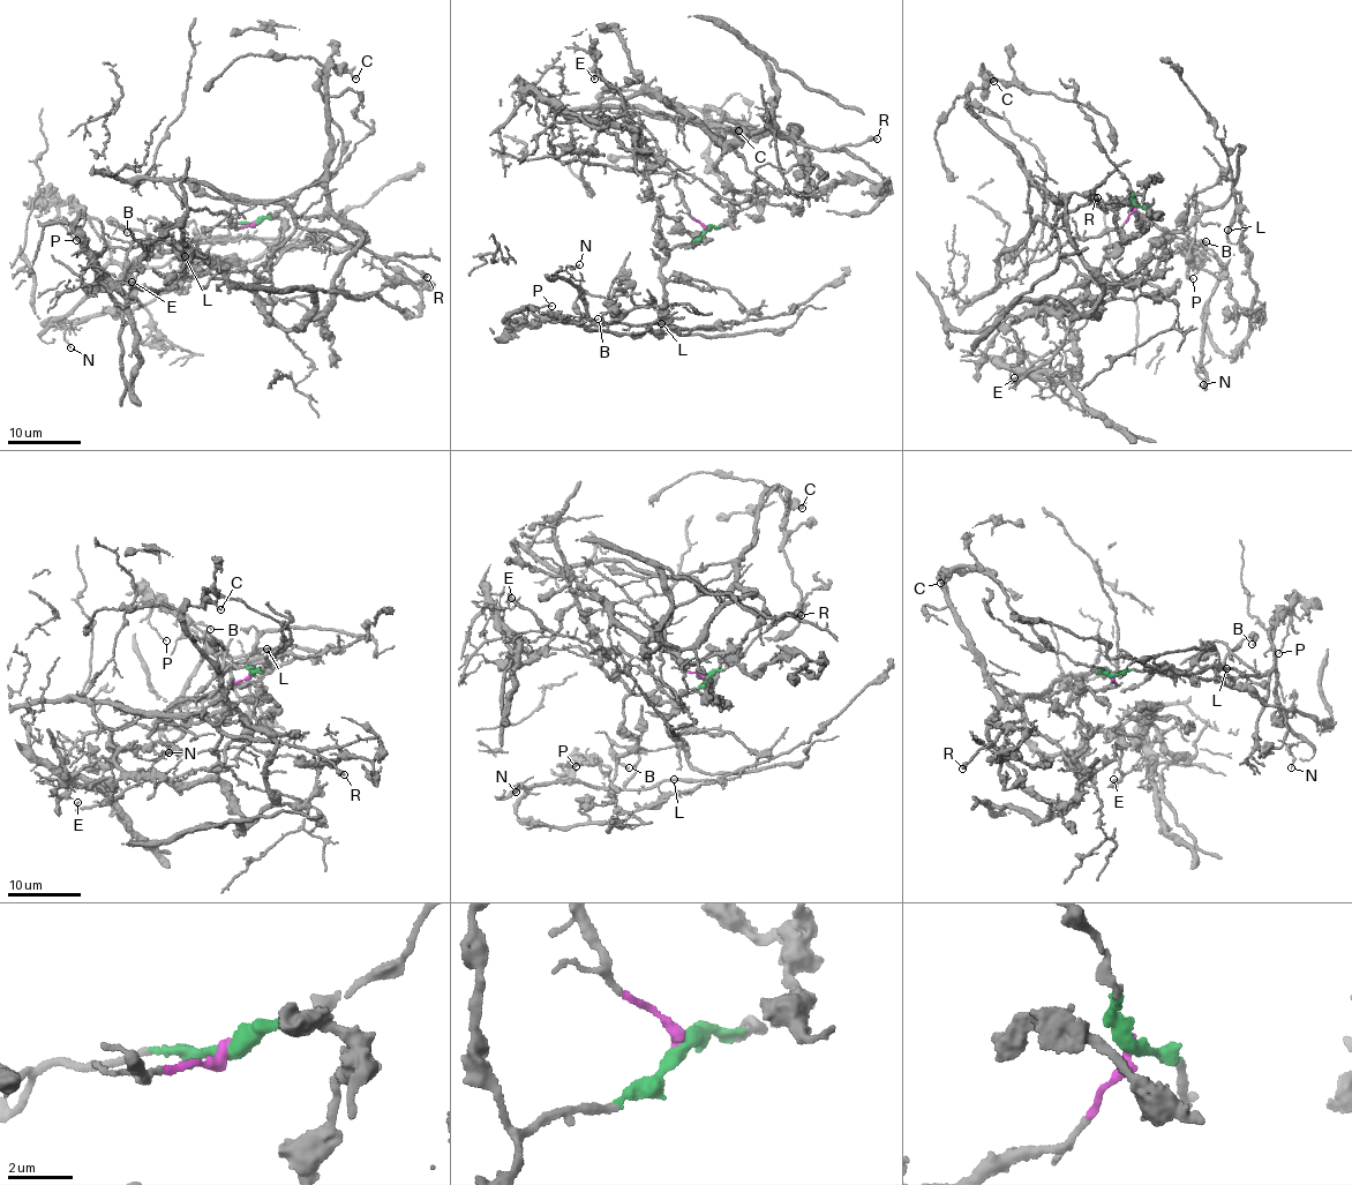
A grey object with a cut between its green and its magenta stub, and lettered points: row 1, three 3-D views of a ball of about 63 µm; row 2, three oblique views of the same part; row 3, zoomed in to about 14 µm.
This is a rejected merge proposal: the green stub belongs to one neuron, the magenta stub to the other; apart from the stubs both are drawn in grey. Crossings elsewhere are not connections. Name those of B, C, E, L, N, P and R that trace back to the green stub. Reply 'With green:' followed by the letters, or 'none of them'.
With green: B, L, N, P

